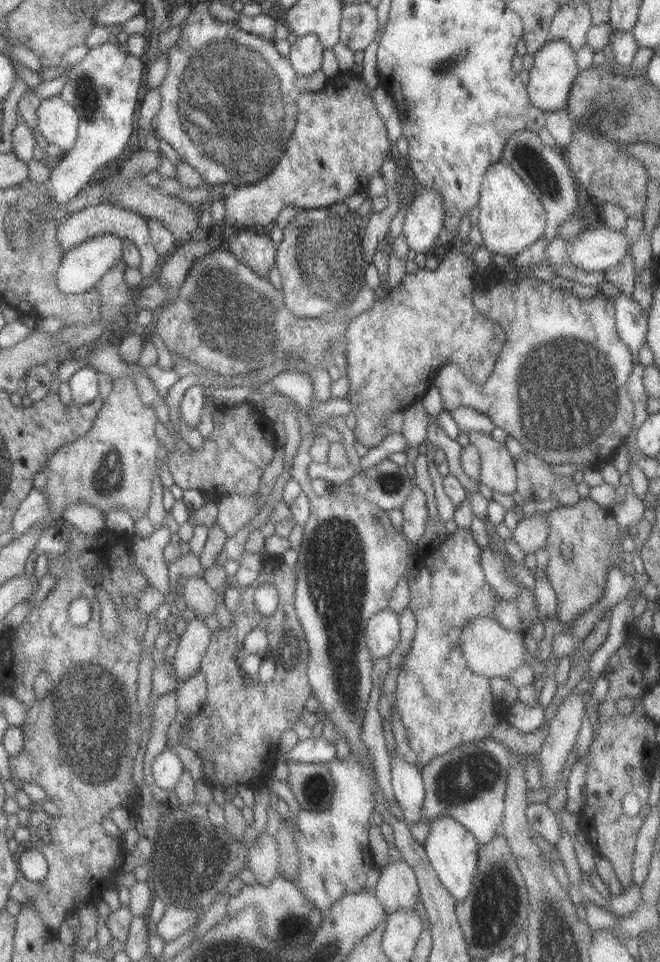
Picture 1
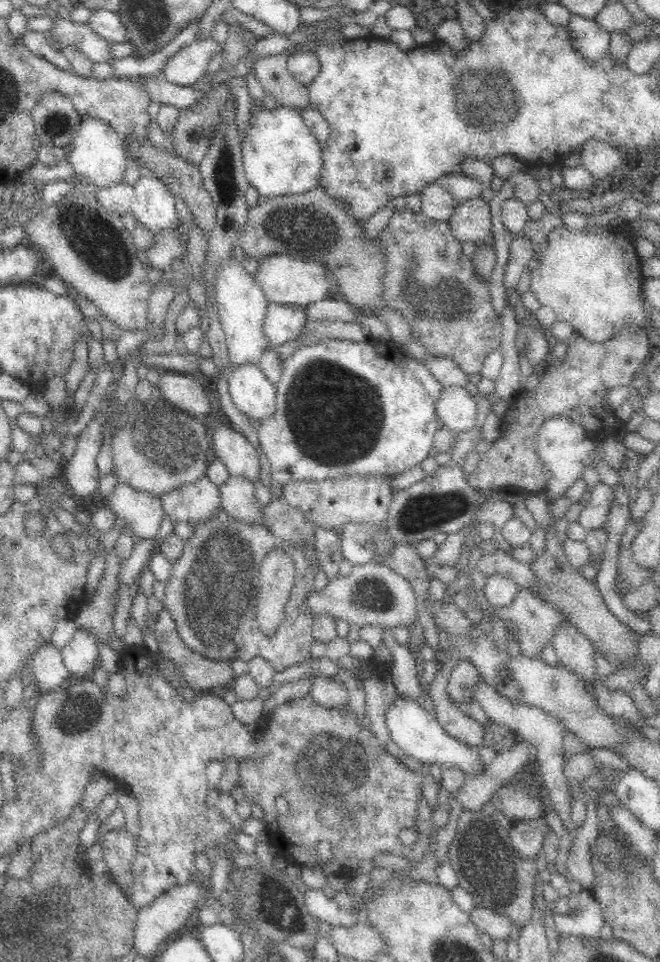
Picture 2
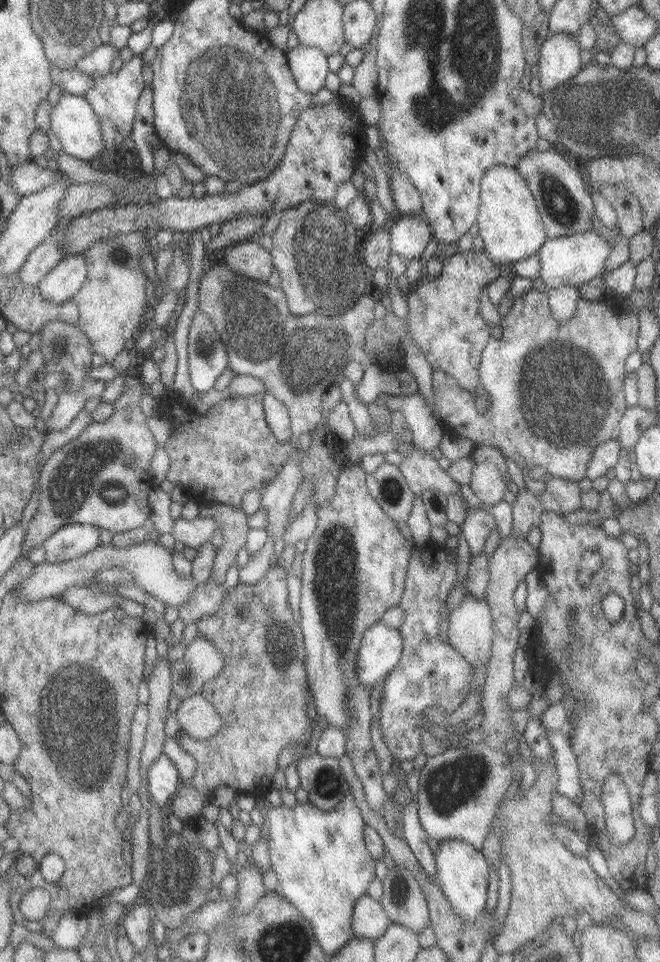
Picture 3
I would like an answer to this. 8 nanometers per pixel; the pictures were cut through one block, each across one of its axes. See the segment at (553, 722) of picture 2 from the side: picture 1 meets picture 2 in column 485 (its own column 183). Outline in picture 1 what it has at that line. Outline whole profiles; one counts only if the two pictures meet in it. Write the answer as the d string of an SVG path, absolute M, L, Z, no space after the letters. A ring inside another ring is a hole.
M200 671L178 683L175 692L173 692L177 711L183 711L183 713L189 713L190 715L195 714L201 708L205 697L205 677Z

